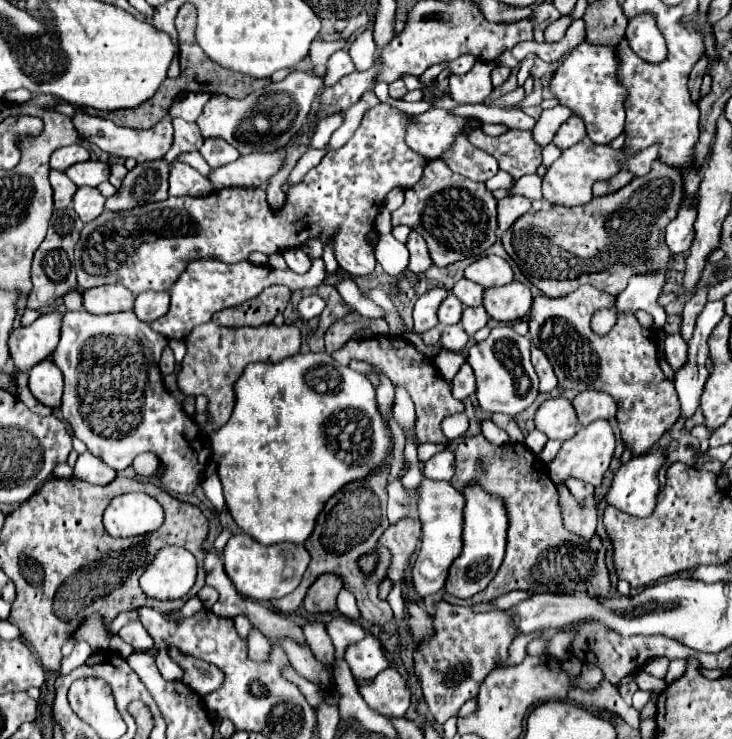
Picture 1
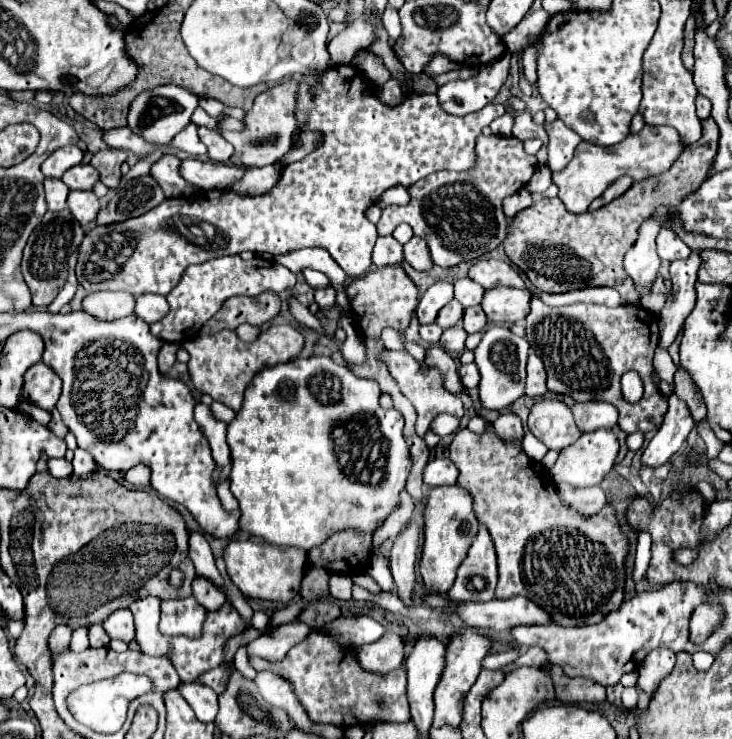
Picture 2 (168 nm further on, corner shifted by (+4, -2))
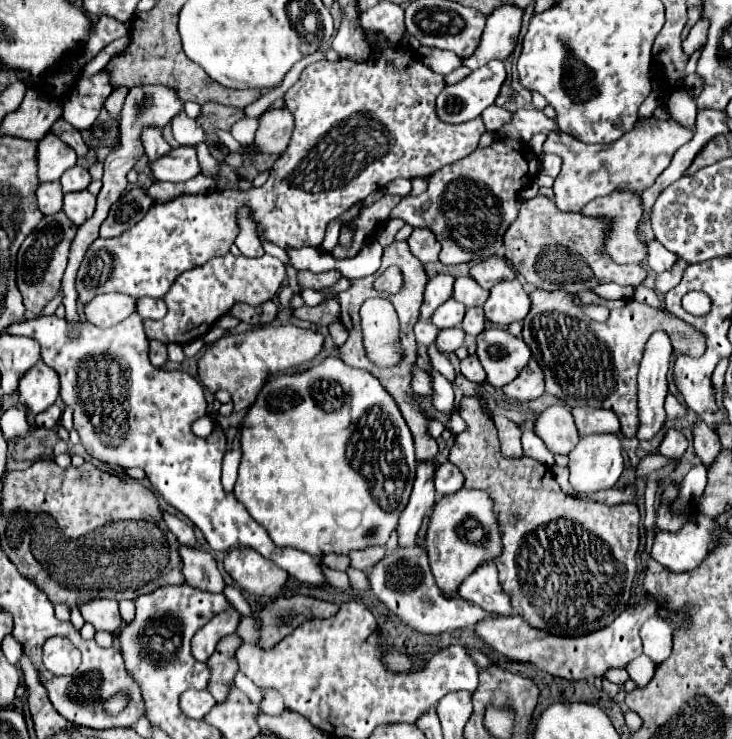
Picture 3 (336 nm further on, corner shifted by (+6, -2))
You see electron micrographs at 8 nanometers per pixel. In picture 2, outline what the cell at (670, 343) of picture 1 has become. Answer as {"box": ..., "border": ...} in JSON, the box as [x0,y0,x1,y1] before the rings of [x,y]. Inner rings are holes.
{"box":[675,370,707,424],"border":[[[677,370],[675,374],[675,394],[687,402],[687,408],[691,410],[691,416],[695,420],[695,424],[705,424],[705,416],[707,416],[707,410],[703,406],[703,398],[697,390],[697,386],[691,382],[691,378],[687,378],[687,372],[685,370]]]}

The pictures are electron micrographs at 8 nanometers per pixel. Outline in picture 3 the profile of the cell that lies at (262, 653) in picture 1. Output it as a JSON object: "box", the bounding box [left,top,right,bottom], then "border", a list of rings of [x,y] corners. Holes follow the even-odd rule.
{"box":[259,688,285,714],"border":[[[259,688],[261,690],[261,712],[265,714],[279,714],[285,710],[285,704],[283,704],[283,698],[277,690],[273,688]]]}

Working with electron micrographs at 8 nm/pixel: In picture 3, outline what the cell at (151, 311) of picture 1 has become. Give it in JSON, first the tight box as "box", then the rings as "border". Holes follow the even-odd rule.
{"box":[137,298,167,320],"border":[[[139,298],[137,300],[137,312],[143,318],[151,318],[151,320],[159,320],[167,314],[167,306],[161,298]]]}

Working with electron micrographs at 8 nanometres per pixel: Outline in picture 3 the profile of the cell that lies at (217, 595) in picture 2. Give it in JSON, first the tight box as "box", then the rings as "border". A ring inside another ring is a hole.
{"box":[179,546,225,592],"border":[[[185,546],[179,548],[183,560],[183,574],[189,586],[203,590],[203,592],[223,592],[225,582],[217,568],[215,558],[205,550],[189,550]]]}

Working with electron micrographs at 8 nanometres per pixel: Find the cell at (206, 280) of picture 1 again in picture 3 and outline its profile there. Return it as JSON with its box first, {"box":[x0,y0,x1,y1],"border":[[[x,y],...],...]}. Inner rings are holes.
{"box":[145,254,285,344],"border":[[[225,254],[219,258],[211,258],[203,266],[183,272],[171,290],[165,294],[165,304],[169,308],[167,316],[161,320],[145,320],[145,334],[151,340],[161,340],[165,344],[185,344],[191,340],[201,338],[207,330],[233,306],[239,302],[245,304],[263,304],[273,300],[279,288],[285,282],[285,264],[269,254],[261,258],[247,258],[247,256],[233,256]]]}

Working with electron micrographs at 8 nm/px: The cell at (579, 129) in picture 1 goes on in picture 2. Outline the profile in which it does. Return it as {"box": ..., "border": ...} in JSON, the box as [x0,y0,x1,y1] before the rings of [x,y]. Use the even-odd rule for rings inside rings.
{"box":[545,120,581,172],"border":[[[561,120],[545,124],[545,130],[549,134],[549,160],[547,160],[547,166],[549,166],[551,172],[559,172],[573,158],[573,152],[577,148],[577,144],[581,142],[581,138],[571,128],[567,128]]]}

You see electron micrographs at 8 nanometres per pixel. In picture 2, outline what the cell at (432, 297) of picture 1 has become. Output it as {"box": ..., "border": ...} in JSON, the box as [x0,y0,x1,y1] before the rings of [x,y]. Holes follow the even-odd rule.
{"box":[417,282,453,324],"border":[[[435,282],[425,290],[417,306],[417,318],[421,324],[431,324],[437,318],[437,312],[453,300],[453,284],[451,282]]]}

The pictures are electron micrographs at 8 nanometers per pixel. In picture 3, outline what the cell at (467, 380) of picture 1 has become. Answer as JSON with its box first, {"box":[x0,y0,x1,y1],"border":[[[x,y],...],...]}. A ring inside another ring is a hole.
{"box":[461,356,485,384],"border":[[[467,356],[461,360],[461,374],[475,384],[483,384],[485,382],[485,370],[483,366],[477,362],[475,356]]]}

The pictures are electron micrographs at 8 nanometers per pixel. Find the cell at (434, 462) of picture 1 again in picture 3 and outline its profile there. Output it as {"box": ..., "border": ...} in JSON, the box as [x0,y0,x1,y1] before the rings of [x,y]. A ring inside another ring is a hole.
{"box":[435,462,463,496],"border":[[[451,462],[437,464],[437,468],[435,468],[435,490],[437,490],[437,494],[445,496],[445,494],[453,494],[461,488],[463,488],[461,470],[457,466],[453,466]]]}

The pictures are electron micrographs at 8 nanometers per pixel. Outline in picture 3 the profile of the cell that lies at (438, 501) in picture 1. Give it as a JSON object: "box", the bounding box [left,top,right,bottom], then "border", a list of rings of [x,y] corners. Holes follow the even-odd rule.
{"box":[425,488,501,594],"border":[[[461,488],[455,494],[441,496],[431,512],[425,536],[425,548],[437,586],[445,594],[457,592],[457,586],[485,560],[495,560],[501,552],[499,528],[493,514],[493,500],[481,490]]]}

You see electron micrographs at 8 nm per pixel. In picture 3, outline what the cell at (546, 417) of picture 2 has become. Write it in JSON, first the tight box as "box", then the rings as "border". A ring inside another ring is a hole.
{"box":[535,404,579,454],"border":[[[563,404],[549,406],[535,420],[535,434],[553,454],[569,454],[579,442],[571,410]]]}

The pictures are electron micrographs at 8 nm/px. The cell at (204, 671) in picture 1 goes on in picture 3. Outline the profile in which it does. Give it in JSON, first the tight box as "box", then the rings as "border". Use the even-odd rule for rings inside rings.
{"box":[207,634,241,702],"border":[[[237,634],[225,636],[219,640],[217,650],[213,652],[213,656],[209,658],[207,666],[211,670],[211,680],[209,680],[209,692],[217,702],[223,702],[231,684],[233,684],[233,676],[239,670],[237,668],[237,660],[233,656],[233,652],[237,650],[237,646],[241,646],[241,638]]]}

